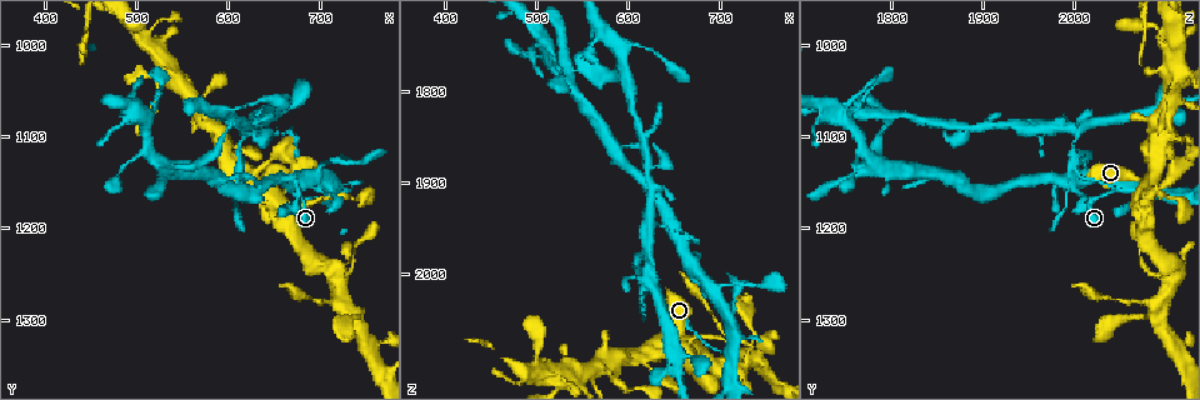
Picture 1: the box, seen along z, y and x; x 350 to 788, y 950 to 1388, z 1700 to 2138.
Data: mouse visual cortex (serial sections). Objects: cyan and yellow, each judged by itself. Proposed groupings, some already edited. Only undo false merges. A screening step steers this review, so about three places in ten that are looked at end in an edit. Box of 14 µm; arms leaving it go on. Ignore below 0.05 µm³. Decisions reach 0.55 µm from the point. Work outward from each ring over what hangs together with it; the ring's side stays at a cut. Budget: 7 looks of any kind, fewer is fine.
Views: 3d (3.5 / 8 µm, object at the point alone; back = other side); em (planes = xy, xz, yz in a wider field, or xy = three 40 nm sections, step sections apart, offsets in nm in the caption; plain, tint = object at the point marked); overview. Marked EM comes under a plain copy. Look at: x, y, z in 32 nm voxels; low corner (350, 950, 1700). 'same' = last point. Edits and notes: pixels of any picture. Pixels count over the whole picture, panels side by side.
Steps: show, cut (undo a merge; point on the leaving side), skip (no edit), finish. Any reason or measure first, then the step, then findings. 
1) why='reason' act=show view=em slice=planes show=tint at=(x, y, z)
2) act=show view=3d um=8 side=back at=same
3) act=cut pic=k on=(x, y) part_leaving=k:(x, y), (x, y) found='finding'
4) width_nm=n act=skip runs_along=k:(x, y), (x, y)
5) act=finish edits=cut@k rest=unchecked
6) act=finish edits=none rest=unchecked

why='sudden change in width' act=show view=3d um=3.5 at=(535, 1030, 2100)

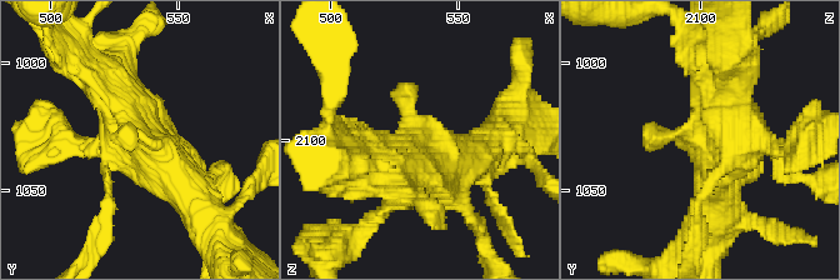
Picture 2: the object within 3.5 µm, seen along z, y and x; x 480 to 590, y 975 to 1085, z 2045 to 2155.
why='need the tissue' act=show view=em slice=planes show=tint at=(536, 1028, 2101)

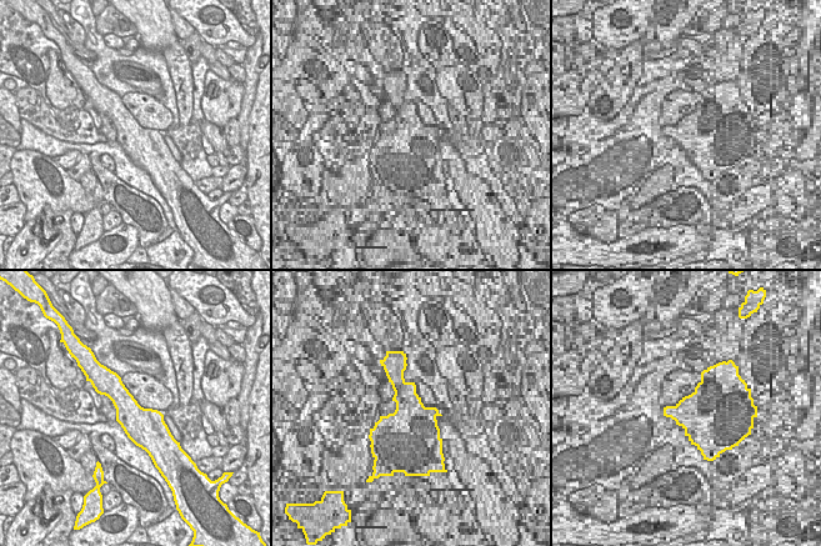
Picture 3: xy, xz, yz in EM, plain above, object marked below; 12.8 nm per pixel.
act=skip found='all the same cell'

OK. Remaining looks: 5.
why='sudden change in width' act=show view=3d um=3.5 side=back at=(650, 1180, 2075)

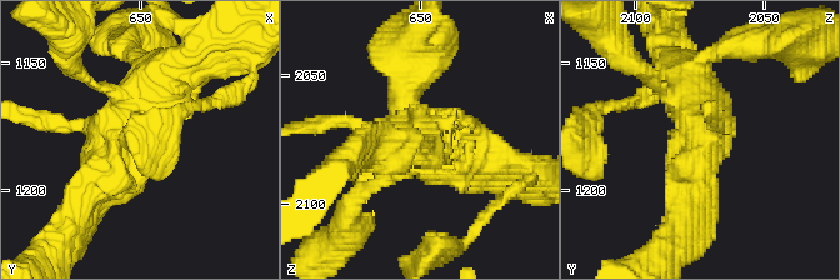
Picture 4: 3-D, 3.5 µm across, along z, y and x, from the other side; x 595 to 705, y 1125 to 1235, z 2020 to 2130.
why='need the tissue' act=show view=em slice=xy step=3 show=tint at=(650, 1180, 2076)

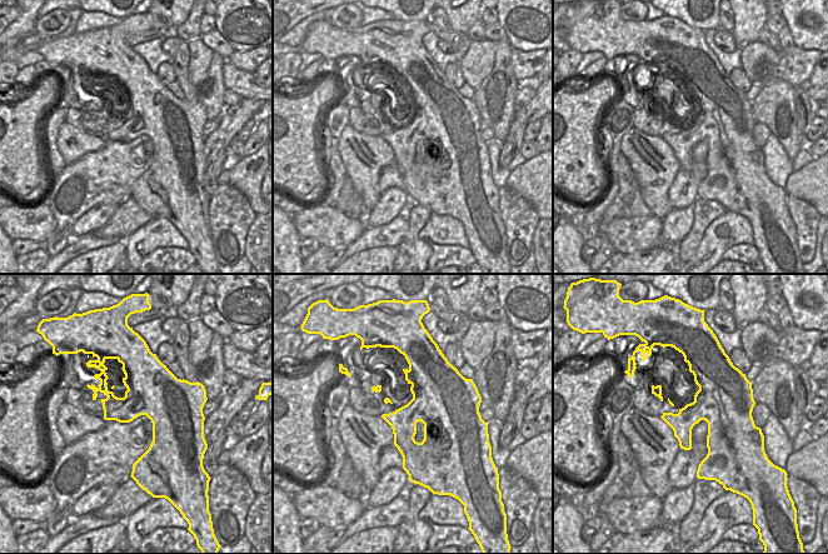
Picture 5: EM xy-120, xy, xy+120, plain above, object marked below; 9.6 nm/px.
act=skip runs_along=4:(145, 75), (169, 118) found='continuous, no second cell'

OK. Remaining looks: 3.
why='thick turns thin' act=show view=3d um=3.5 at=(710, 1280, 2070)

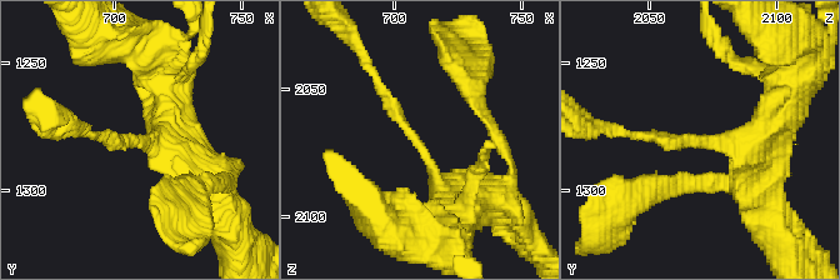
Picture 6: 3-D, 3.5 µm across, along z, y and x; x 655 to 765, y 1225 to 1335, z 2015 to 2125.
arm_widths_nm=150,400 why='shape alone is not enough' act=show view=em slice=xy step=5 show=tint at=(710, 1281, 2072)

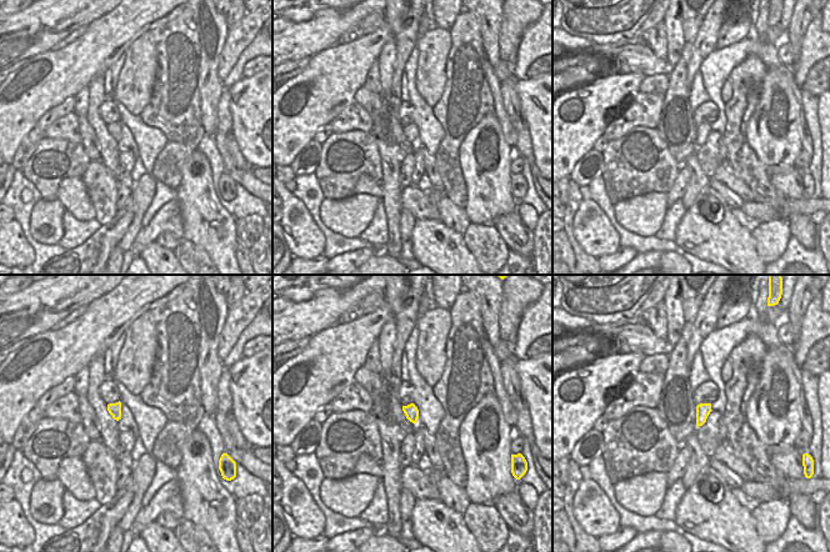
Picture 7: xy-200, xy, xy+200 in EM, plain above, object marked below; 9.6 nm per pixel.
width_nm=140 act=skip runs_along=6:(449, 209), (421, 144), (375, 80) found='one cell here'

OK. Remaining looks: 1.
act=finish edits=none rest=unchecked

